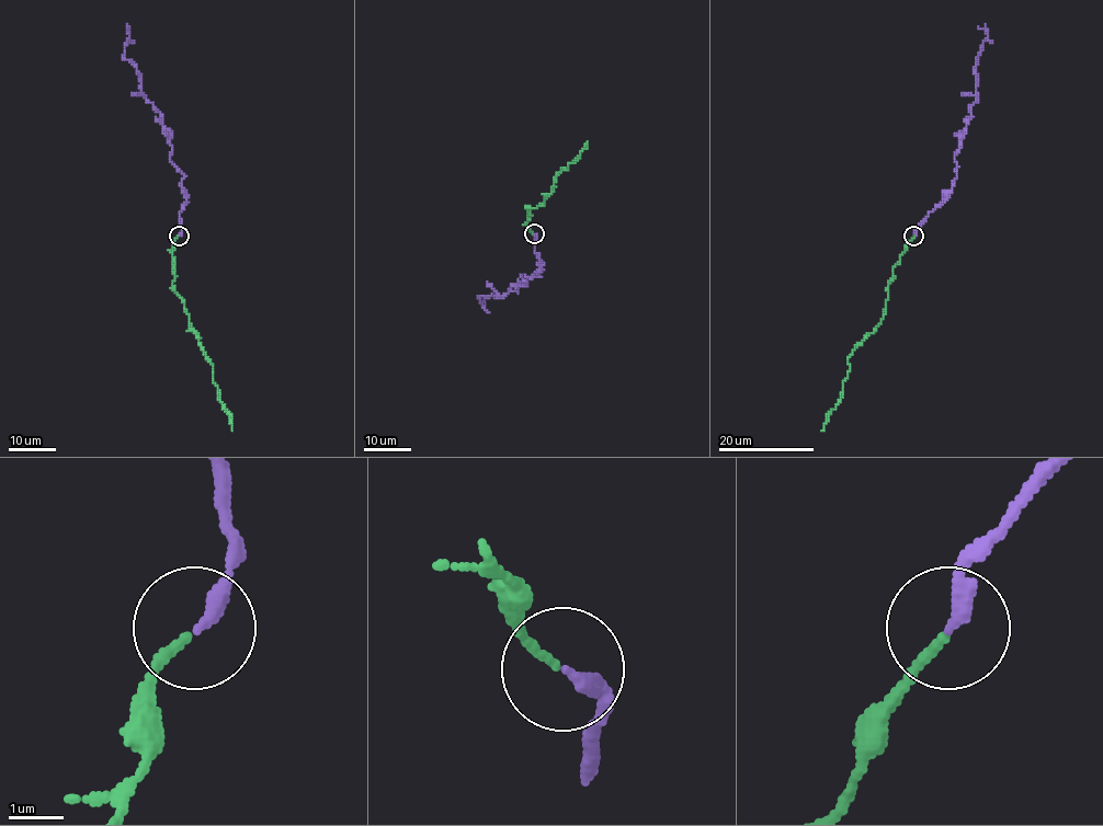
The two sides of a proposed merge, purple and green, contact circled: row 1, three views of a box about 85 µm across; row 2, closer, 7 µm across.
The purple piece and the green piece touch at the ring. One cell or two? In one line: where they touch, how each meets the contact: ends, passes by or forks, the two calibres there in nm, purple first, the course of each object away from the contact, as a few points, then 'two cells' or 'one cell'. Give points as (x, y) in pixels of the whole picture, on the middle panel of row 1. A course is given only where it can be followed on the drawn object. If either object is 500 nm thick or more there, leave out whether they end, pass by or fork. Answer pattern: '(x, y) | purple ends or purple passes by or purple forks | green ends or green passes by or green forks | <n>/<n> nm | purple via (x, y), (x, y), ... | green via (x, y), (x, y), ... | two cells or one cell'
(534, 233) | purple ends | green ends | 300/160 nm | purple via (534, 233), (539, 276), (525, 275), (525, 285), (502, 297), (492, 294), (479, 297), (484, 307), (482, 299) | green via (533, 233), (526, 221), (527, 208), (544, 204), (553, 190), (554, 179), (564, 168), (567, 169), (587, 141) | one cell

